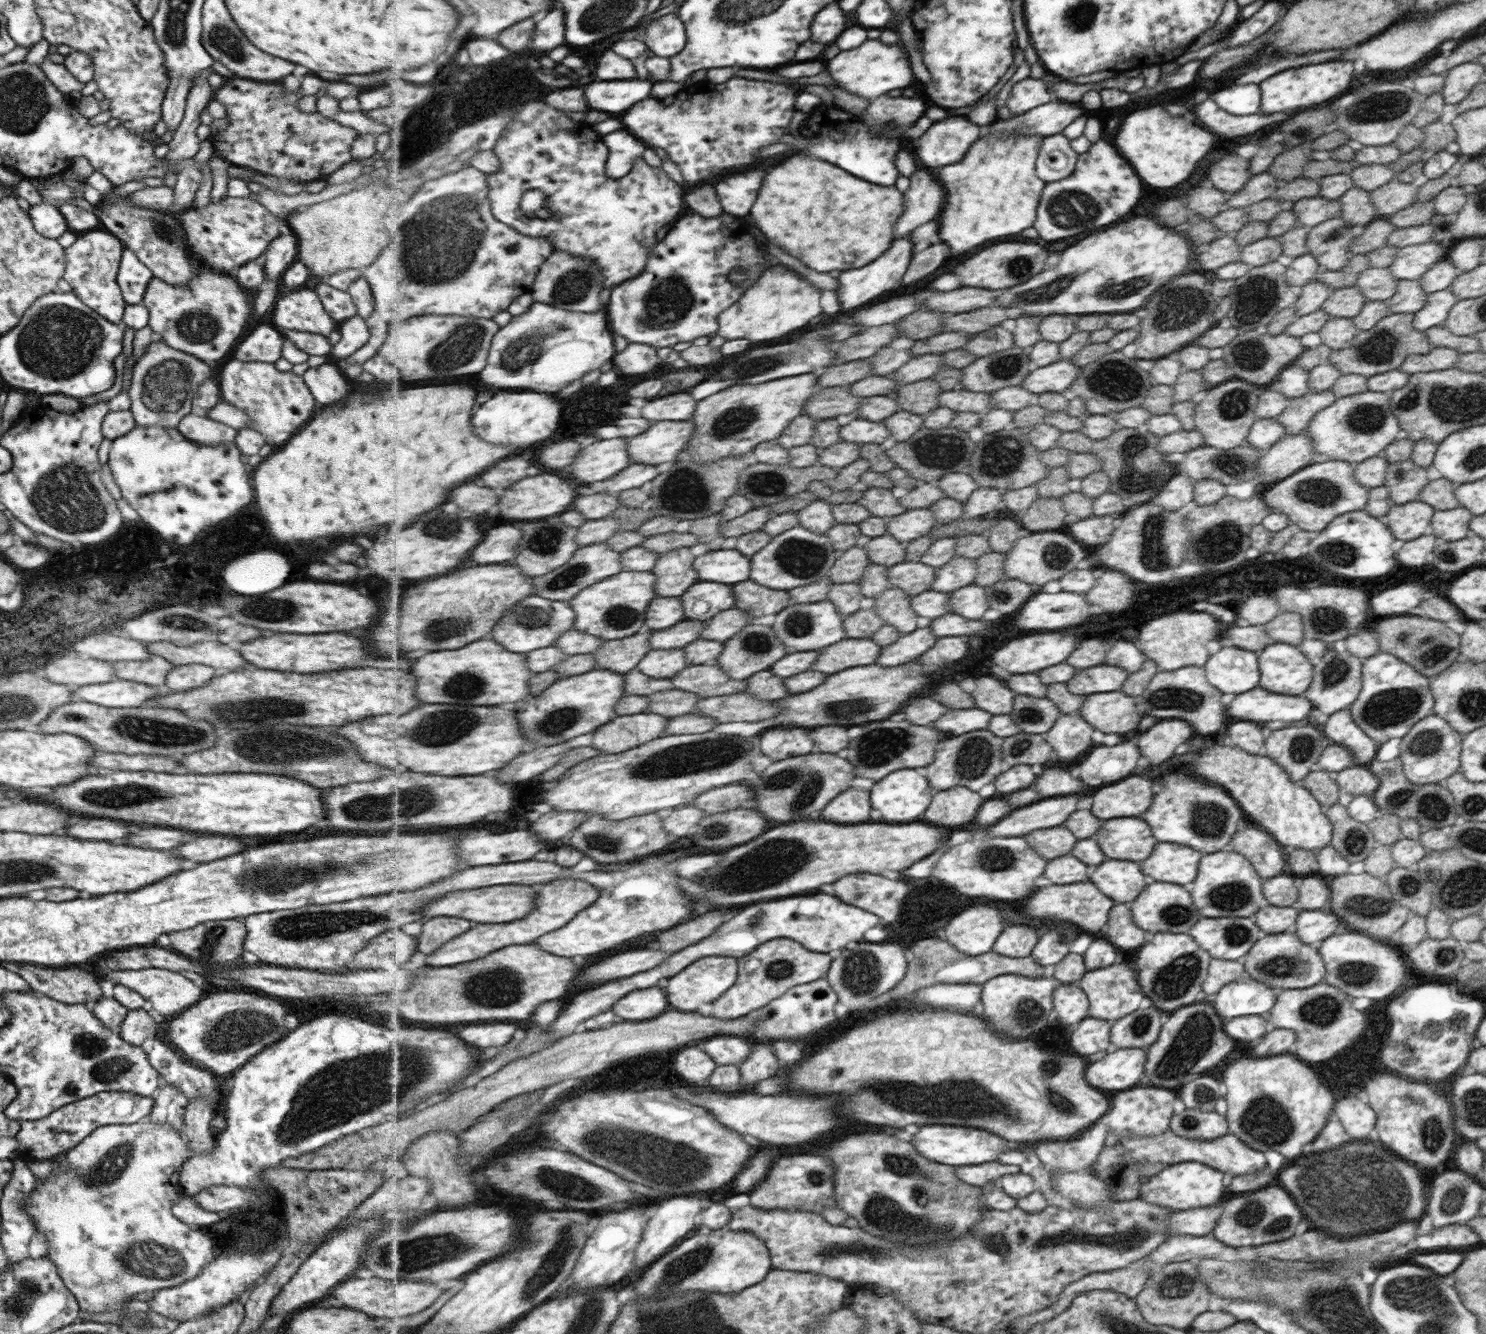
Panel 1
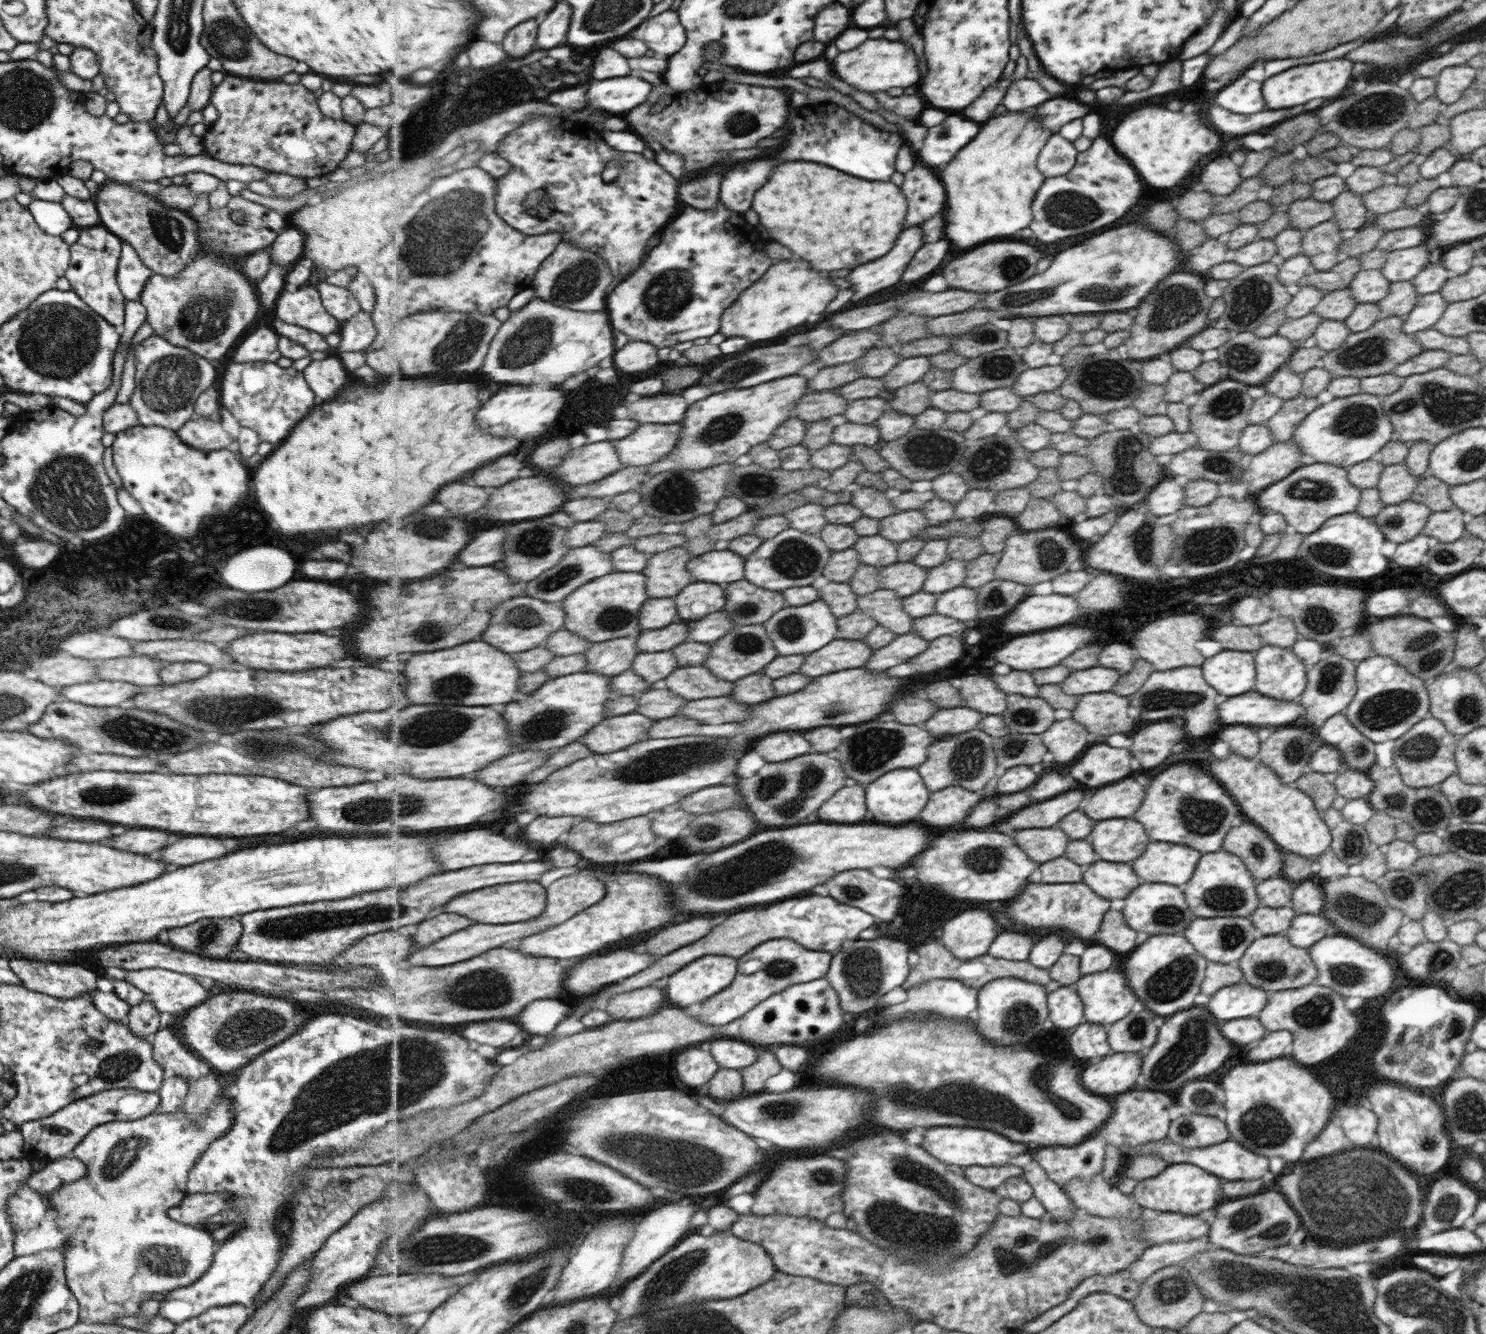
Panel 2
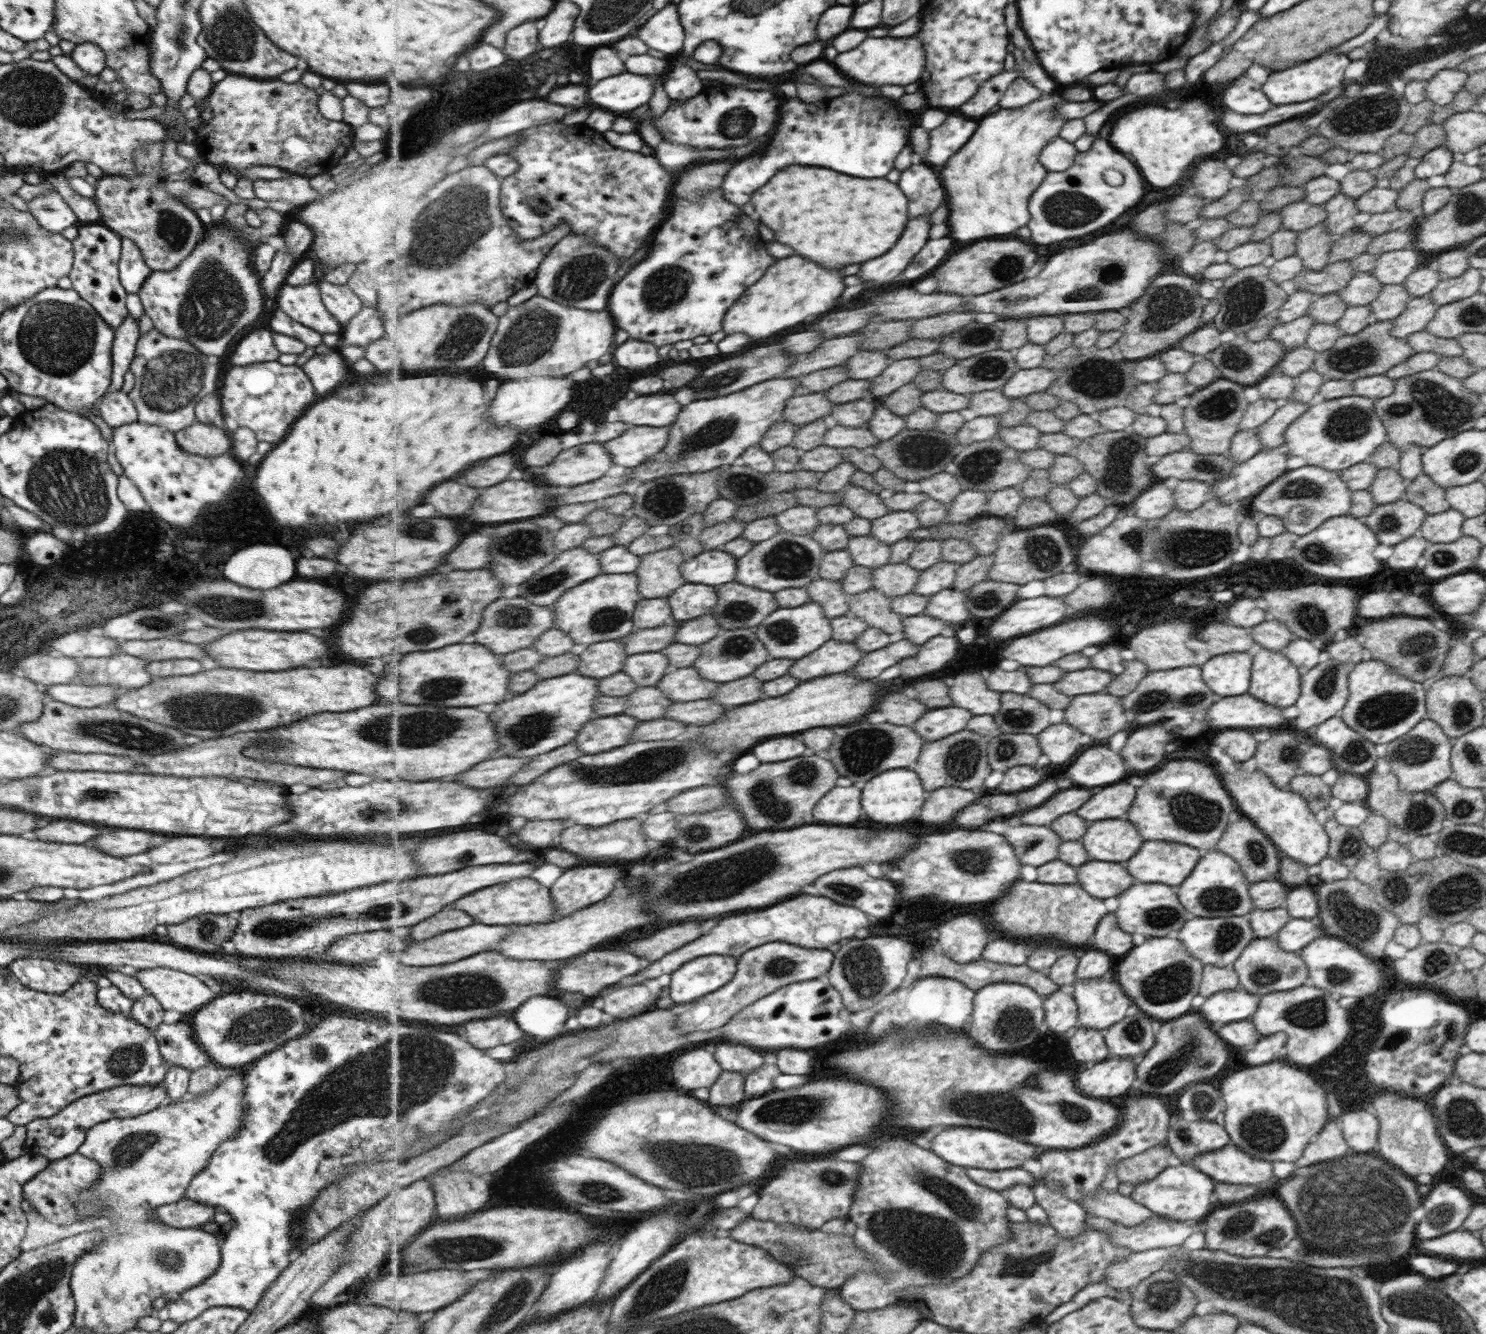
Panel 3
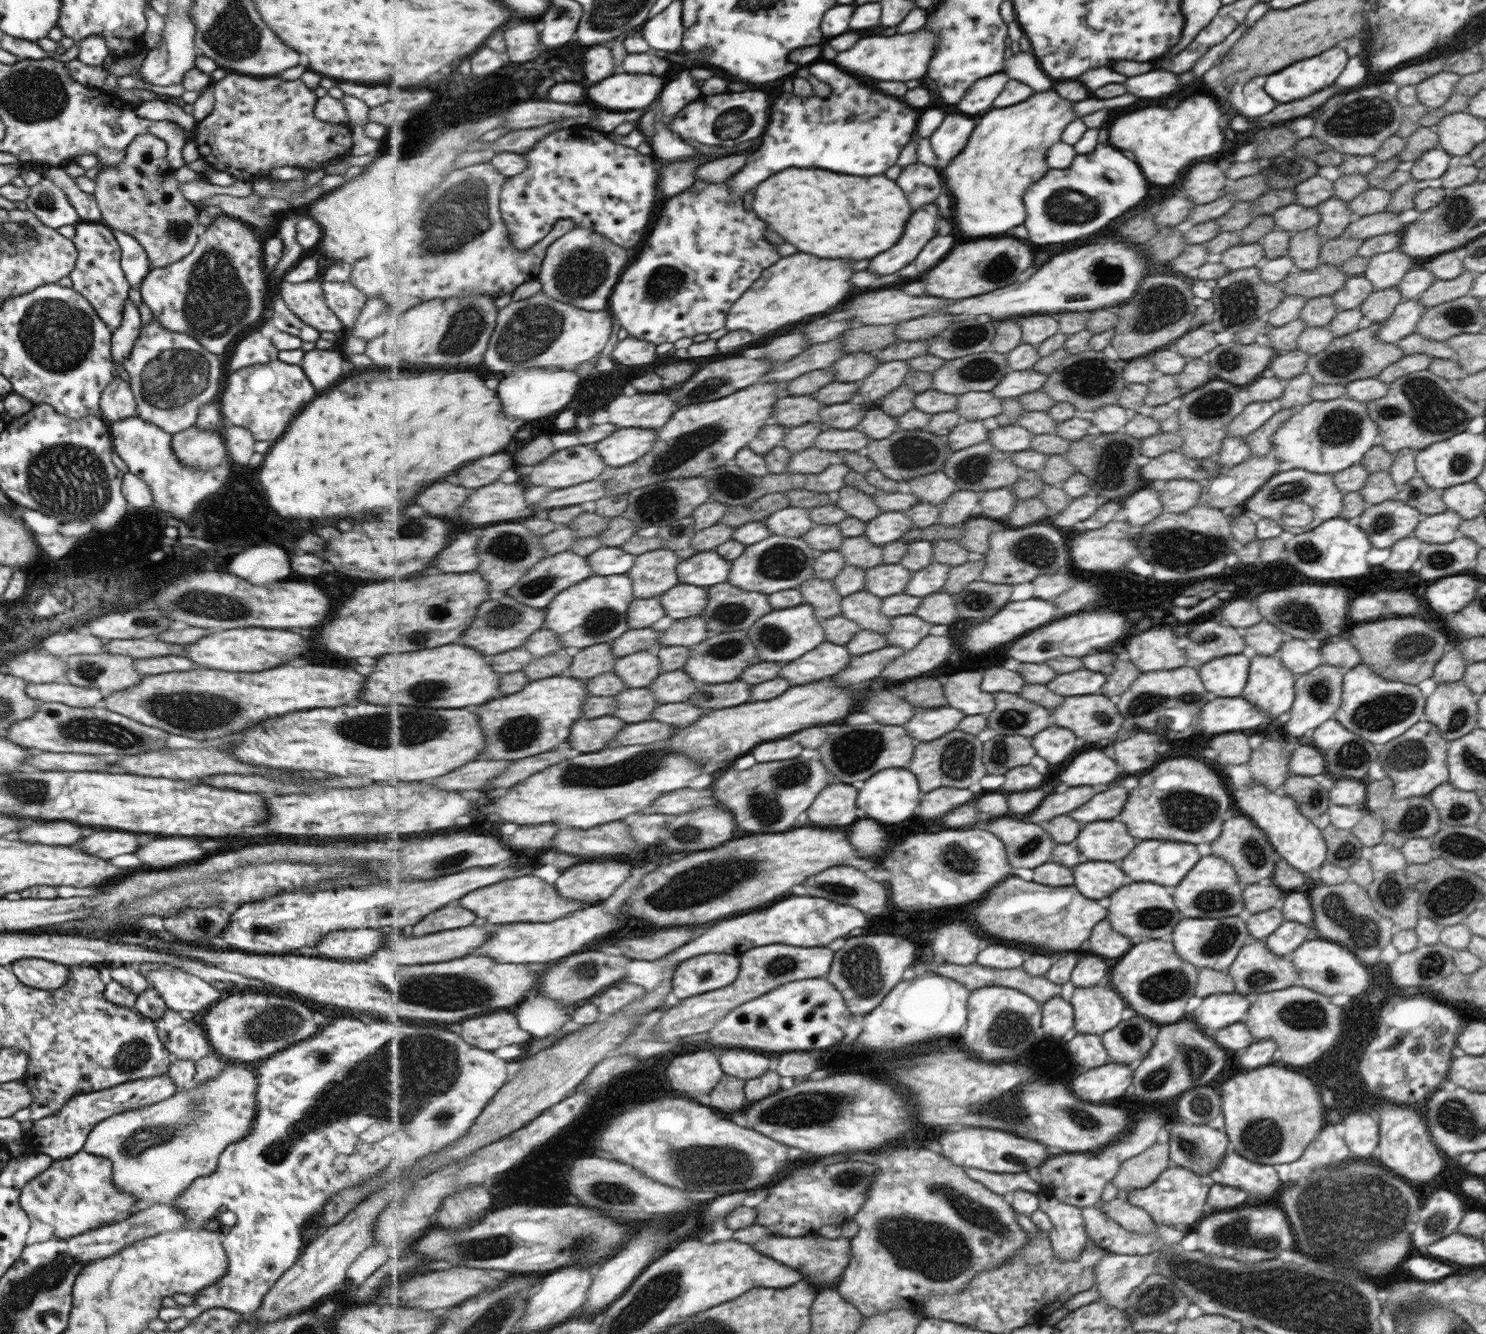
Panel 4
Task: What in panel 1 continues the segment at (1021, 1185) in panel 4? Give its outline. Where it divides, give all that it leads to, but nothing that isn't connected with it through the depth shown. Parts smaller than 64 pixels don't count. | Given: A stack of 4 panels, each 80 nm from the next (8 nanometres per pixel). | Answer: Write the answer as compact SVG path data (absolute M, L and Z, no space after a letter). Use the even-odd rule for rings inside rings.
M999 1161L986 1162L985 1164L972 1164L971 1166L955 1166L959 1178L973 1186L987 1186L1002 1176L1017 1174L1020 1166L1001 1164Z

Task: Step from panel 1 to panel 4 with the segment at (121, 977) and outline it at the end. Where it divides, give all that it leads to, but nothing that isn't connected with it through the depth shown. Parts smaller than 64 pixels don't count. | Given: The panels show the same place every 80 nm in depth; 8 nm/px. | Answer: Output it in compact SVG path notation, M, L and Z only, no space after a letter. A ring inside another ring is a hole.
M151 970L145 974L148 986L164 1000L167 1009L197 1014L223 998L225 993L185 971Z

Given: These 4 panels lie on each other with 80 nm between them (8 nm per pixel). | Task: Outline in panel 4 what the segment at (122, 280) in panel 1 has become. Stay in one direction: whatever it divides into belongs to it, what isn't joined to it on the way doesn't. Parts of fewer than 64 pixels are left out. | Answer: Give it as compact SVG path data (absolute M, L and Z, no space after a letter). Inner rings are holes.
M110 229L110 231L120 248L121 270L130 288L138 287L145 274L151 268L146 252L131 236L127 236L127 234L123 234L123 232L115 229Z

